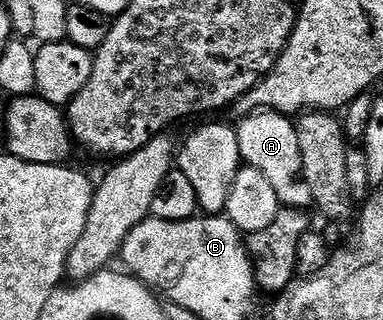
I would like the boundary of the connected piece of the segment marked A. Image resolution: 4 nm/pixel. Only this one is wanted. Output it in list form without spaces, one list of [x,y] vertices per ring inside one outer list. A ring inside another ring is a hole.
[[[258,111],[240,118],[241,125],[236,126],[239,139],[241,160],[248,168],[263,171],[263,176],[271,183],[275,195],[279,195],[282,206],[286,209],[308,210],[313,205],[311,187],[307,187],[307,179],[303,175],[303,154],[299,152],[299,135],[292,116],[272,111]]]

